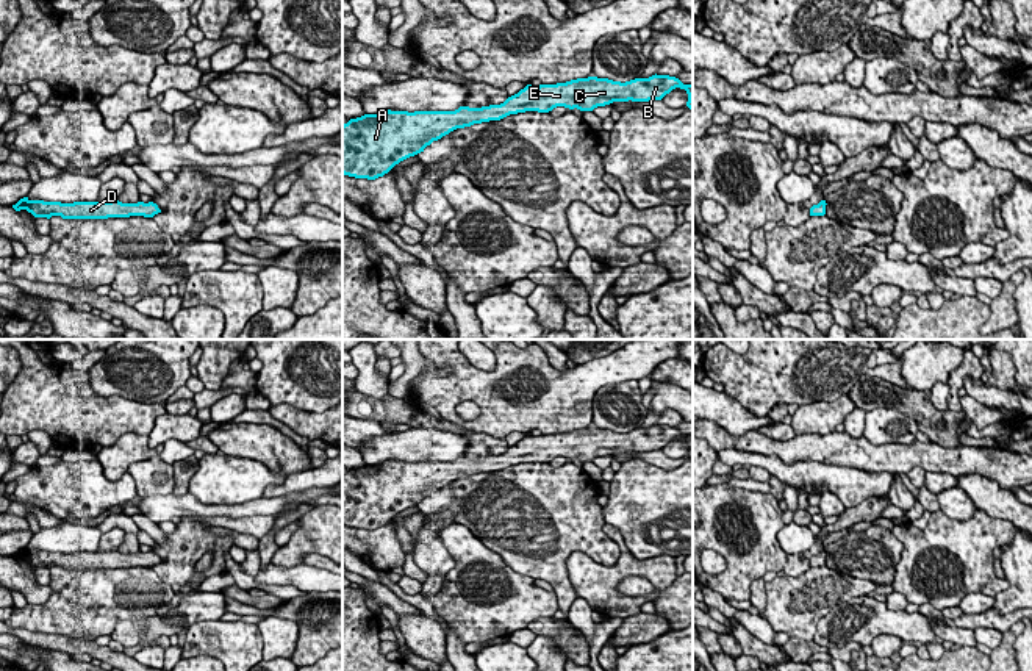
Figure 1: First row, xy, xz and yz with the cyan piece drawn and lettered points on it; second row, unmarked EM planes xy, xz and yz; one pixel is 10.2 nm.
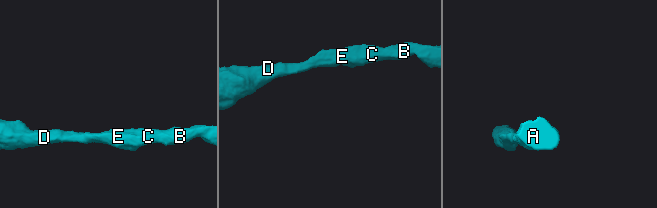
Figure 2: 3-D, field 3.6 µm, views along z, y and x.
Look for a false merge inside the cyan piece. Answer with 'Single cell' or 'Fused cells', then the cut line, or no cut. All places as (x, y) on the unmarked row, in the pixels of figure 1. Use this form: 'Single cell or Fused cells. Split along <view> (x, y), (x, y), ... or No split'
Single cell. No split

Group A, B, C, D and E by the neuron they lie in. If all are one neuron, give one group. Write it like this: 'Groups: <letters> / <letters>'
Groups: A B C D E

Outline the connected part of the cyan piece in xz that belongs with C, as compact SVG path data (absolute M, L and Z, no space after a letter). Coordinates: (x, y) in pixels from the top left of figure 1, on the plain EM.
M655 424L625 433L588 427L557 435L527 435L503 454L482 458L364 465L342 475L342 524L375 530L457 479L500 471L510 465L549 463L557 457L593 461L613 452L661 450L675 438L686 441L686 457L693 461L693 433L683 435L675 427Z

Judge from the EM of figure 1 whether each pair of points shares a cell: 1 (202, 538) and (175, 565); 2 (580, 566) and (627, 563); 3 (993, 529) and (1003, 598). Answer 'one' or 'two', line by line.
1: one
2: one
3: two

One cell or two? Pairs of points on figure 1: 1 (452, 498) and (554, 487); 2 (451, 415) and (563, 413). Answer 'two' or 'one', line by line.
1: one
2: one

